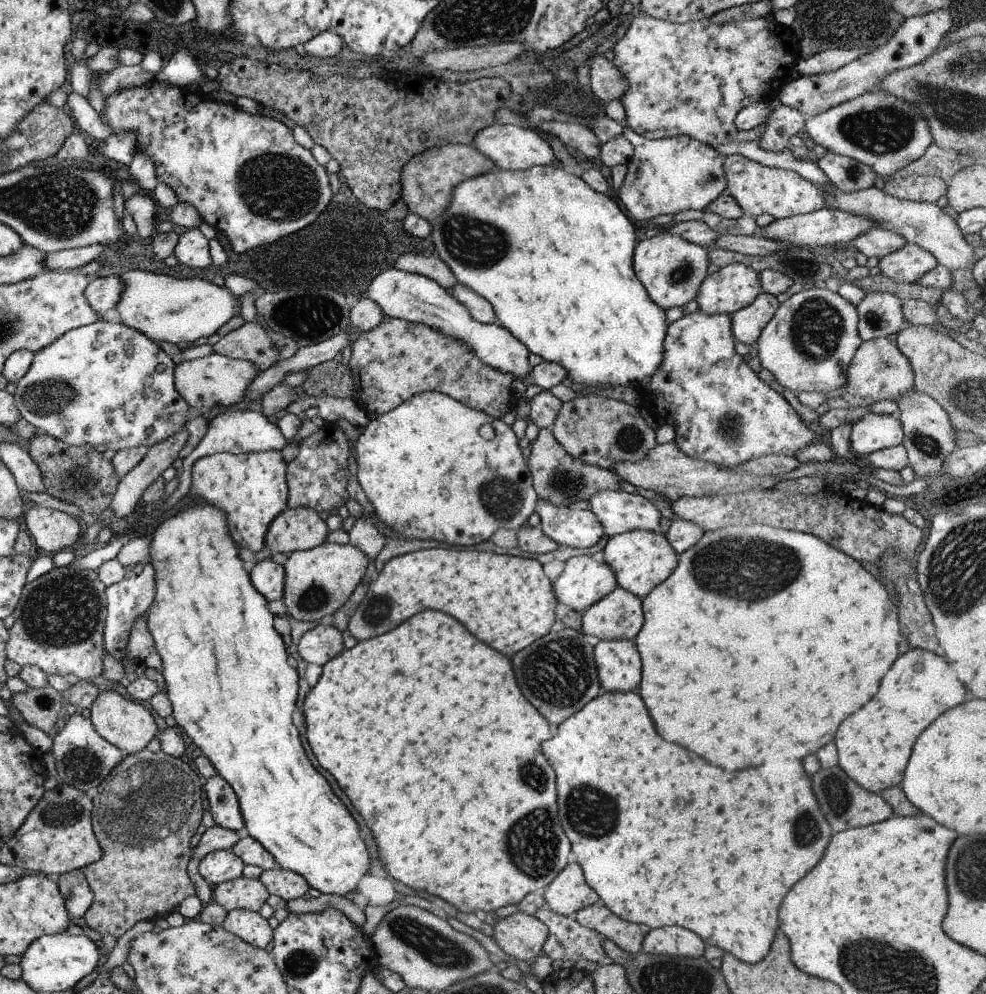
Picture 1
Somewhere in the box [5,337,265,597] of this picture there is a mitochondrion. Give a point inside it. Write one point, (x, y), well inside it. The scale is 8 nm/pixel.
(48, 398)

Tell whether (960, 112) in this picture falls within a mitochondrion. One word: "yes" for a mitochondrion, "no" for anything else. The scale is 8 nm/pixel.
yes

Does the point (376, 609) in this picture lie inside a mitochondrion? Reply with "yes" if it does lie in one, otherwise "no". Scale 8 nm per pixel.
yes

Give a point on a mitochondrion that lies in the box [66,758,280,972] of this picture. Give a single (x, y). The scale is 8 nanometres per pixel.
(228, 954)

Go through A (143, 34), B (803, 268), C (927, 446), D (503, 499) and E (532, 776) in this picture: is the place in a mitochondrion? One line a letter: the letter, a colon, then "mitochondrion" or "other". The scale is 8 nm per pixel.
A: other
B: mitochondrion
C: mitochondrion
D: mitochondrion
E: mitochondrion

